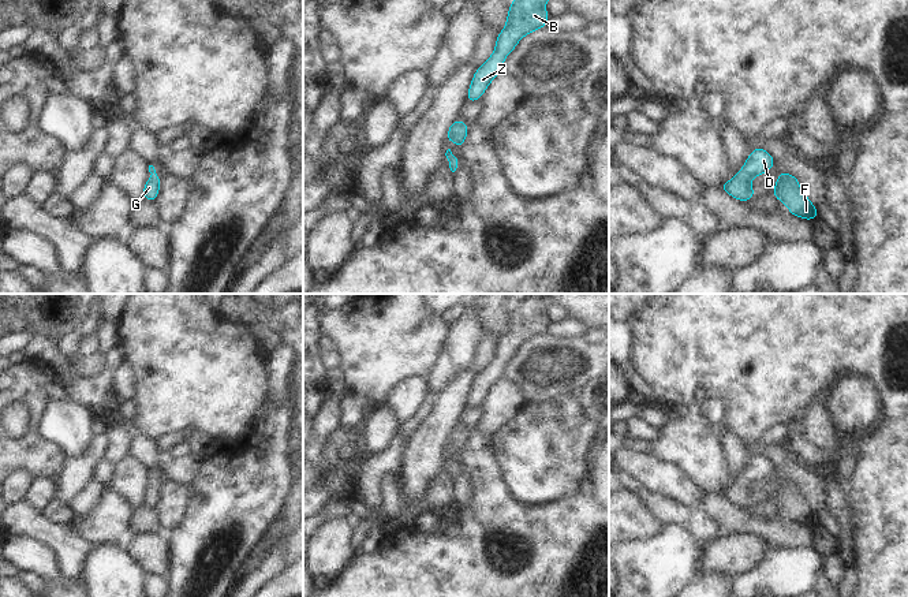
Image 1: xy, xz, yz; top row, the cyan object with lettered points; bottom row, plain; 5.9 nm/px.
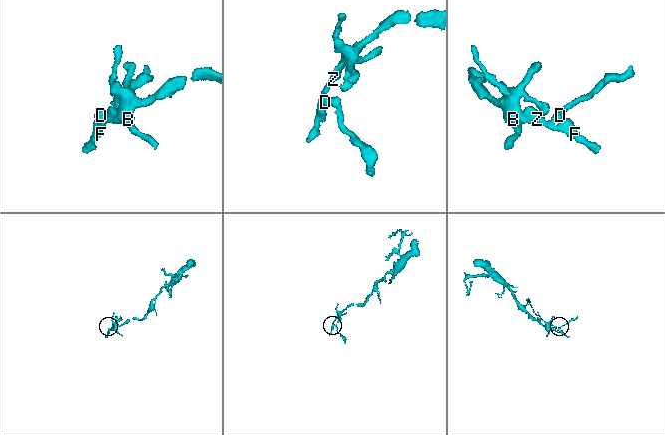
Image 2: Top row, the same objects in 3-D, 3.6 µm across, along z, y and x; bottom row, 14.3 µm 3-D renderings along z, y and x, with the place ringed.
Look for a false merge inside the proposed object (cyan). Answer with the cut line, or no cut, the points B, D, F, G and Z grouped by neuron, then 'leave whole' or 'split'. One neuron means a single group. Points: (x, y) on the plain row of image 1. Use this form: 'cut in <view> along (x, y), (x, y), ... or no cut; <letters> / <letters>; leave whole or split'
no cut; B D F G Z; leave whole

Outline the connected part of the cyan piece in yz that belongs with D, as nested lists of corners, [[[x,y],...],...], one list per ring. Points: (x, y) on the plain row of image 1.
[[[754,454],[750,463],[741,473],[741,477],[735,481],[729,488],[720,492],[730,503],[747,508],[755,501],[755,495],[751,493],[750,486],[767,480],[774,470],[773,462],[762,454]]]

